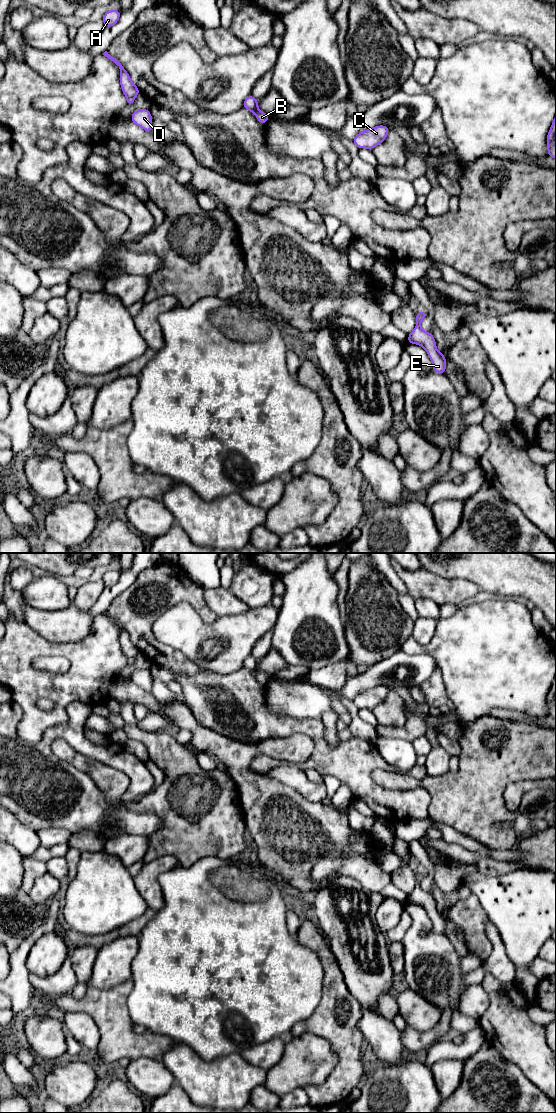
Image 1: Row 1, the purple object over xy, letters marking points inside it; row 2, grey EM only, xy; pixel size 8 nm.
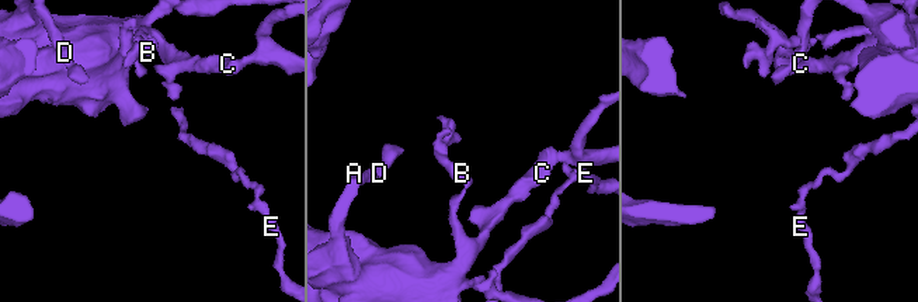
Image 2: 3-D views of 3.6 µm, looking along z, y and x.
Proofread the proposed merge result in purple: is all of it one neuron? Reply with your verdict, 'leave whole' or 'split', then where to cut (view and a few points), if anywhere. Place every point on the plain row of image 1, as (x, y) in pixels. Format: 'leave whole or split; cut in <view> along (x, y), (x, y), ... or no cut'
leave whole; no cut

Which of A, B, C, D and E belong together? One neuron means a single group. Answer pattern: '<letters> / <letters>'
A B C D E

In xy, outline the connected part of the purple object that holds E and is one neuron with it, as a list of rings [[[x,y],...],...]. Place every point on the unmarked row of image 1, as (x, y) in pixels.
[[[422,869],[420,872],[416,873],[416,887],[408,895],[407,902],[411,904],[418,904],[422,906],[426,912],[429,914],[429,918],[433,925],[433,931],[441,934],[445,934],[446,930],[446,918],[440,913],[436,908],[436,902],[431,892],[425,892],[420,884],[422,880],[426,877],[425,871]]]

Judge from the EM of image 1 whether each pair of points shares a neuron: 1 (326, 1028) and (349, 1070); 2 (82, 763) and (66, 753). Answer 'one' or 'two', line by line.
1: one
2: one

